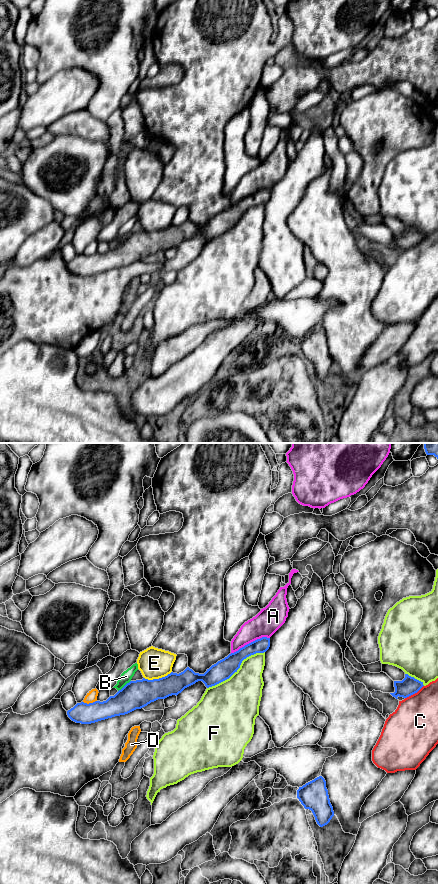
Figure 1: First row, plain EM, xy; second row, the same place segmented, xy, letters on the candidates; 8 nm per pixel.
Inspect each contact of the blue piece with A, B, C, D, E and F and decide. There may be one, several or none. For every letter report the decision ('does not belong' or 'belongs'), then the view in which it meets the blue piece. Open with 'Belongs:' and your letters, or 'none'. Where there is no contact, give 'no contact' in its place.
Belongs: none
A: does not belong; contact in xy
B: does not belong; contact in xy
C: does not belong; contact in xy
D: does not belong; contact in xy
E: does not belong; contact in xy
F: does not belong; contact in xy

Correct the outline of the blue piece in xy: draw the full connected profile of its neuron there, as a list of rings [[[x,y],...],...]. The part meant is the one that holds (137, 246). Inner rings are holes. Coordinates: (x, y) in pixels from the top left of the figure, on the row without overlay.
[[[262,189],[218,213],[204,226],[195,225],[187,219],[179,226],[171,224],[159,231],[143,230],[142,232],[130,233],[106,253],[95,253],[89,256],[77,255],[67,263],[67,267],[76,275],[91,276],[128,266],[158,251],[165,251],[172,247],[177,248],[185,240],[198,233],[202,233],[207,240],[215,238],[237,224],[244,211],[256,205],[264,205],[269,199],[270,190]]]

